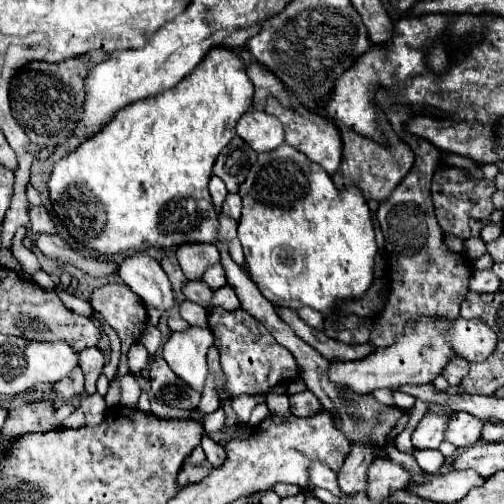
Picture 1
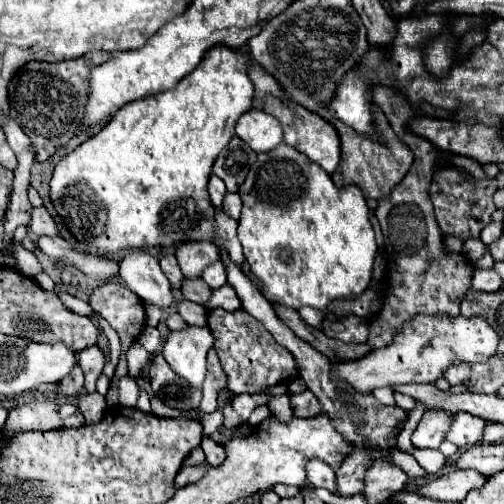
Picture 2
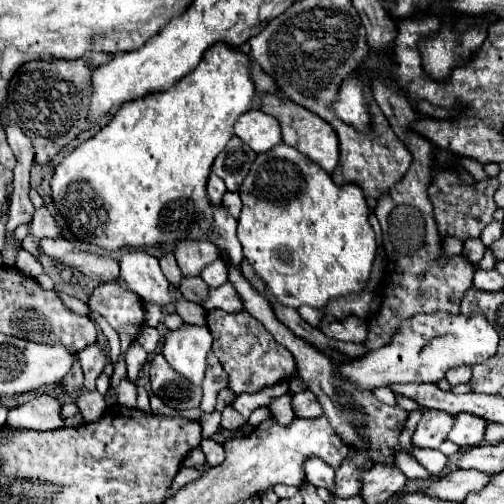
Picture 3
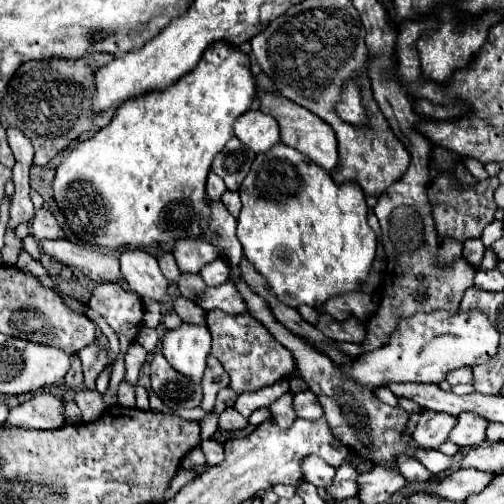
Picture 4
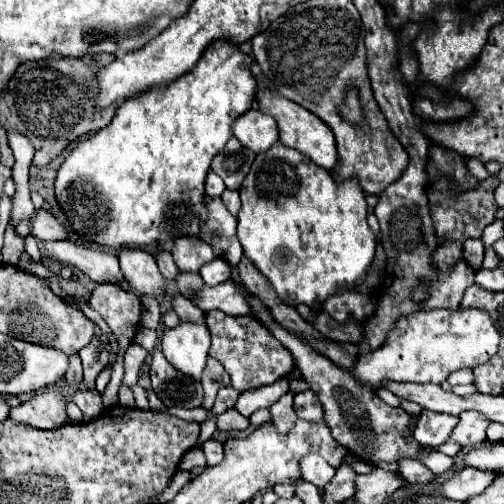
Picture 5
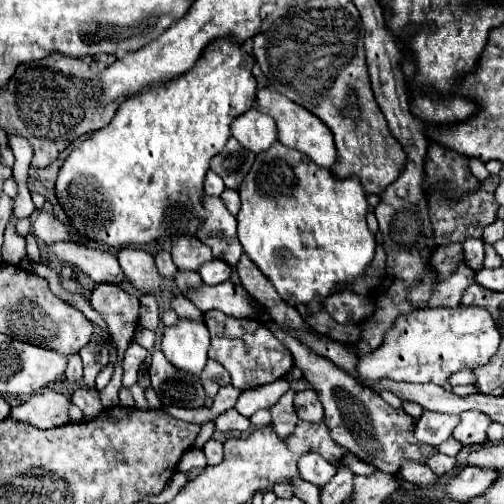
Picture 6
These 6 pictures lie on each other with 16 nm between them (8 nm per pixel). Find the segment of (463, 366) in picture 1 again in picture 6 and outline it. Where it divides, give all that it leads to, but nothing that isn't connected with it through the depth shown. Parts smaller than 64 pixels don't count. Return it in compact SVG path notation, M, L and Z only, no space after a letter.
M462 370L462 372L456 372L456 374L452 374L448 382L450 382L452 386L458 386L458 384L476 384L476 378L474 378L474 372Z

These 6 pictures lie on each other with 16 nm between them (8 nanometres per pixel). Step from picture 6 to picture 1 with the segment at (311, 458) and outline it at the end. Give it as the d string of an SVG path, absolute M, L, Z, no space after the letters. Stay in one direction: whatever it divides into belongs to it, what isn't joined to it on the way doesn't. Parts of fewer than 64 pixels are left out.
M312 464L310 476L312 476L312 486L326 488L326 490L330 490L332 494L336 494L336 496L340 496L340 498L350 498L350 496L342 496L342 492L338 492L336 472L332 472L326 464Z

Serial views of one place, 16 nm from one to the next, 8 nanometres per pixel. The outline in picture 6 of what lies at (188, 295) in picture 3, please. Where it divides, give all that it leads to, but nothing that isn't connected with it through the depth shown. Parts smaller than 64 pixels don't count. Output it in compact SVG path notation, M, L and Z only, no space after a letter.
M178 270L178 272L174 274L174 282L176 282L176 286L178 286L182 292L184 292L184 290L190 290L190 288L196 288L196 286L202 284L198 272L186 272L186 270Z

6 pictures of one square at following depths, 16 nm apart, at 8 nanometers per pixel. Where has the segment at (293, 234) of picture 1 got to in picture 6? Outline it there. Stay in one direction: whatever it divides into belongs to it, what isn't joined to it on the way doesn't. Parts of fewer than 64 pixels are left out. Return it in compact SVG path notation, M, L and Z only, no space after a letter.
M274 142L268 150L256 154L256 160L250 168L250 172L244 176L244 182L240 184L238 188L240 192L240 198L242 198L242 208L236 216L238 220L238 240L240 244L244 246L244 252L248 254L248 258L260 268L260 272L264 272L264 276L274 284L276 292L280 294L280 298L292 306L298 306L298 304L308 304L314 296L320 296L320 298L328 298L330 294L336 292L336 286L342 284L342 282L352 282L356 278L362 278L364 276L364 270L366 266L372 262L374 258L374 248L376 248L376 240L374 240L374 234L368 230L366 226L366 212L368 212L368 202L366 202L366 192L364 188L360 188L360 180L356 180L356 176L350 176L350 178L344 178L344 180L338 180L332 176L330 170L326 168L320 168L316 166L312 160L308 160L304 154L300 154L298 150L294 148L288 148L288 146L282 146L280 142Z

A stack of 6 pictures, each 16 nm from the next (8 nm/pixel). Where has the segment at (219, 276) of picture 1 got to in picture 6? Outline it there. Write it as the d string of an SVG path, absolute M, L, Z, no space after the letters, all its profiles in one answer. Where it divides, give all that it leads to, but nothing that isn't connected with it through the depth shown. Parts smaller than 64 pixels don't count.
M210 260L208 264L202 264L202 266L198 268L198 274L200 274L200 278L204 280L204 284L214 286L214 284L220 284L220 282L230 280L230 276L232 276L232 266L224 264L222 260Z

